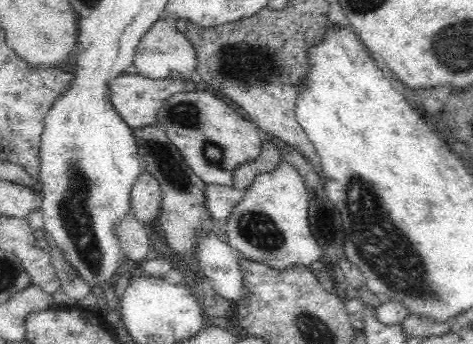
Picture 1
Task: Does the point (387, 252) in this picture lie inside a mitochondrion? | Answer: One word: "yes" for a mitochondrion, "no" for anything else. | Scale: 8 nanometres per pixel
yes

